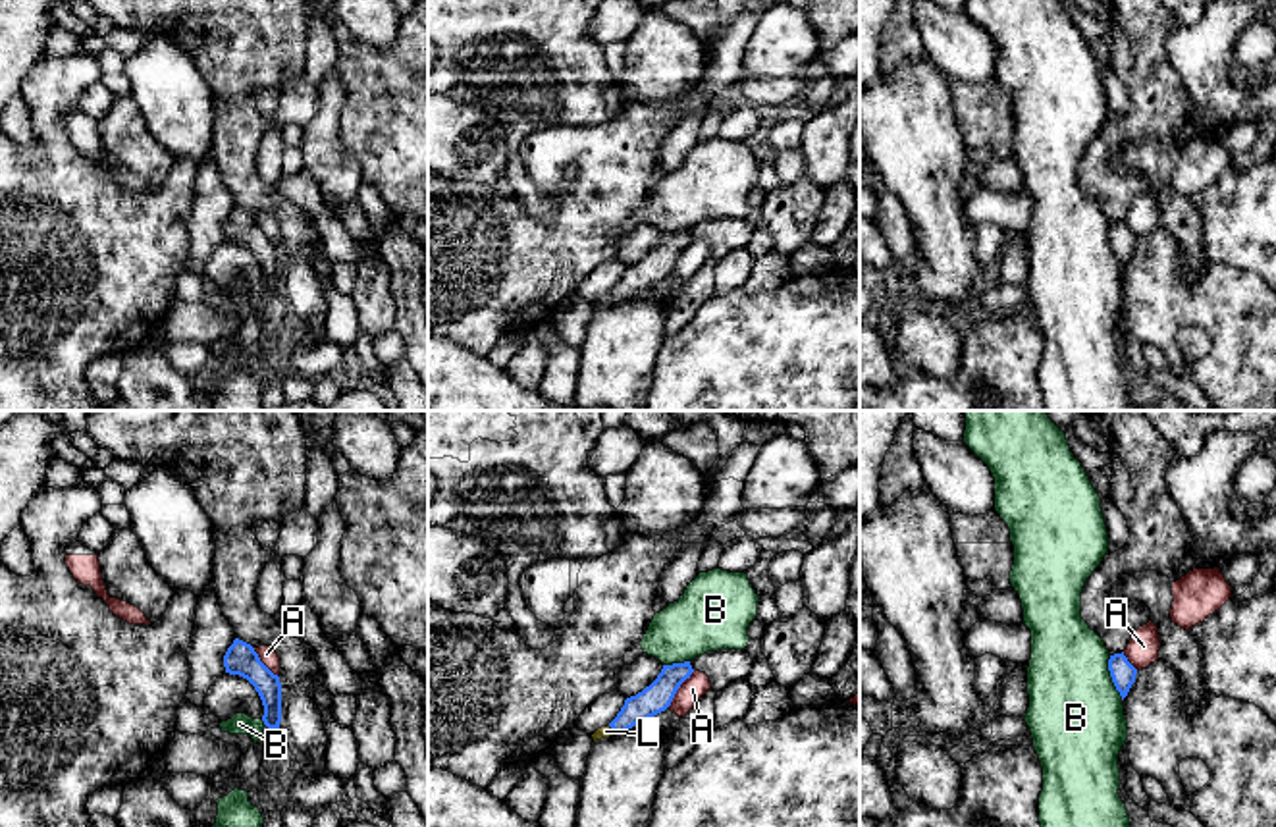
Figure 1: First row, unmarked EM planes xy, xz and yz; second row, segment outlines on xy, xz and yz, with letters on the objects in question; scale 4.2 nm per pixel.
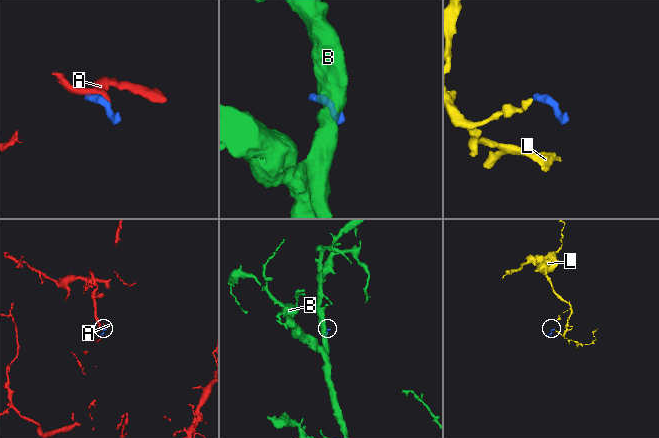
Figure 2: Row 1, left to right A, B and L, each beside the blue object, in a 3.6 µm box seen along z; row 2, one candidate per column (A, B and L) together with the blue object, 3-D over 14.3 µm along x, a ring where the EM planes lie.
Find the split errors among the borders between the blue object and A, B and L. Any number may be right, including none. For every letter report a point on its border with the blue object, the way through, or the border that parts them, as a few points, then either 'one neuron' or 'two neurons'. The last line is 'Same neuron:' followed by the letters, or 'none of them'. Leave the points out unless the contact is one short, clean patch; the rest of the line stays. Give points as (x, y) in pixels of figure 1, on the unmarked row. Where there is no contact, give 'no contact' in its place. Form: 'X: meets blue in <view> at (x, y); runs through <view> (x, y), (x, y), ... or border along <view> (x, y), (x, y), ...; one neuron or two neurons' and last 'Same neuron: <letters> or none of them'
A: meets blue in xz at (679, 255); two neurons
B: meets blue in yz at (1111, 243); two neurons
L: meets blue in xz at (611, 295); runs through xz (658, 265), (611, 295), (606, 299); one neuron
Same neuron: L

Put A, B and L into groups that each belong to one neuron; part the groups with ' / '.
A / B / L

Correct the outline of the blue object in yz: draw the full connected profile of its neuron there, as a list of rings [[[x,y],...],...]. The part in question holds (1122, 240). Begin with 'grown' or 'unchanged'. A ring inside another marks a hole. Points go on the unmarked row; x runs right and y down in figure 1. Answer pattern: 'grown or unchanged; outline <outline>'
unchanged; outline [[[1122,220],[1122,222],[1110,224],[1108,239],[1110,239],[1116,258],[1120,260],[1124,268],[1131,253],[1135,251],[1137,237],[1128,229],[1128,226]]]

